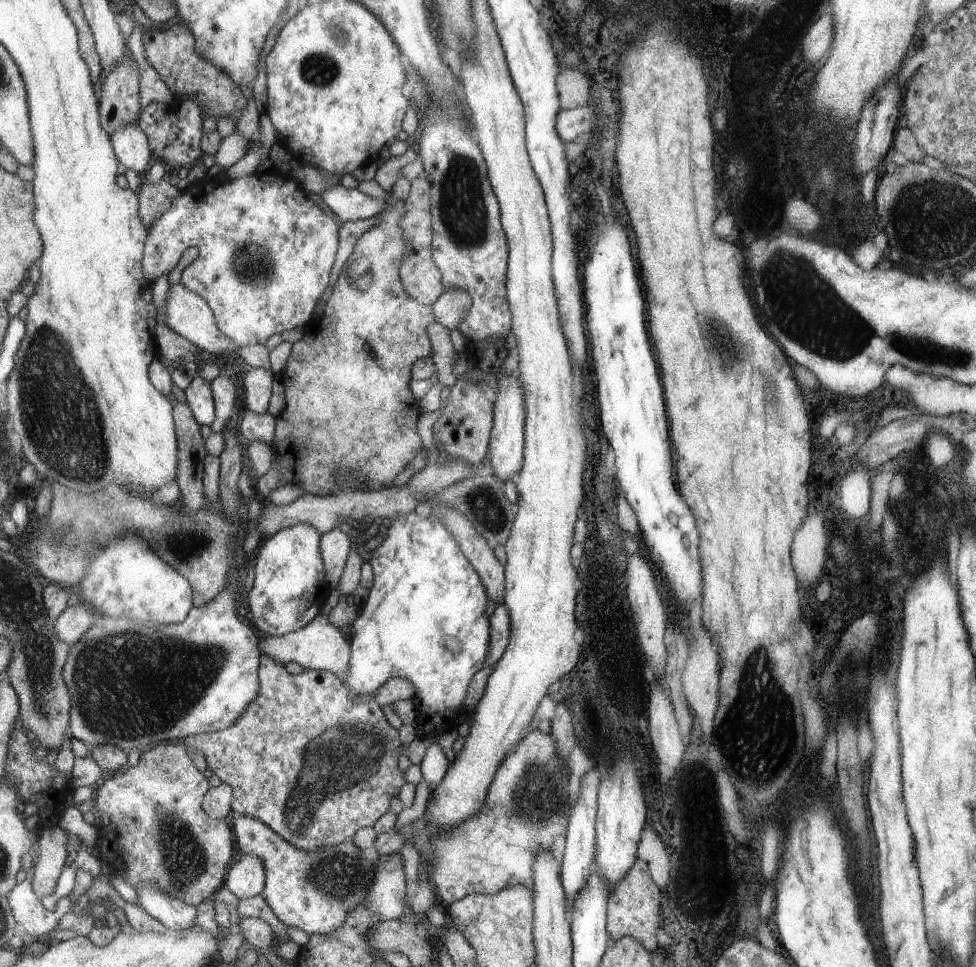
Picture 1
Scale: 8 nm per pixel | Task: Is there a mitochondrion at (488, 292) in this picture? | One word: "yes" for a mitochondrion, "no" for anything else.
no

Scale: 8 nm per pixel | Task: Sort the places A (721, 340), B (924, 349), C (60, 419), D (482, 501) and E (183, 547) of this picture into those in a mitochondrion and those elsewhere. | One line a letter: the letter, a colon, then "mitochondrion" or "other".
A: mitochondrion
B: mitochondrion
C: mitochondrion
D: mitochondrion
E: mitochondrion

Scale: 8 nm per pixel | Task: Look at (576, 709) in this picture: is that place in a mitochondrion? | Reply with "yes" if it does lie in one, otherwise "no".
no

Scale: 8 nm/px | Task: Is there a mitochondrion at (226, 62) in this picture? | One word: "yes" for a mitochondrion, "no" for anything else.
no

